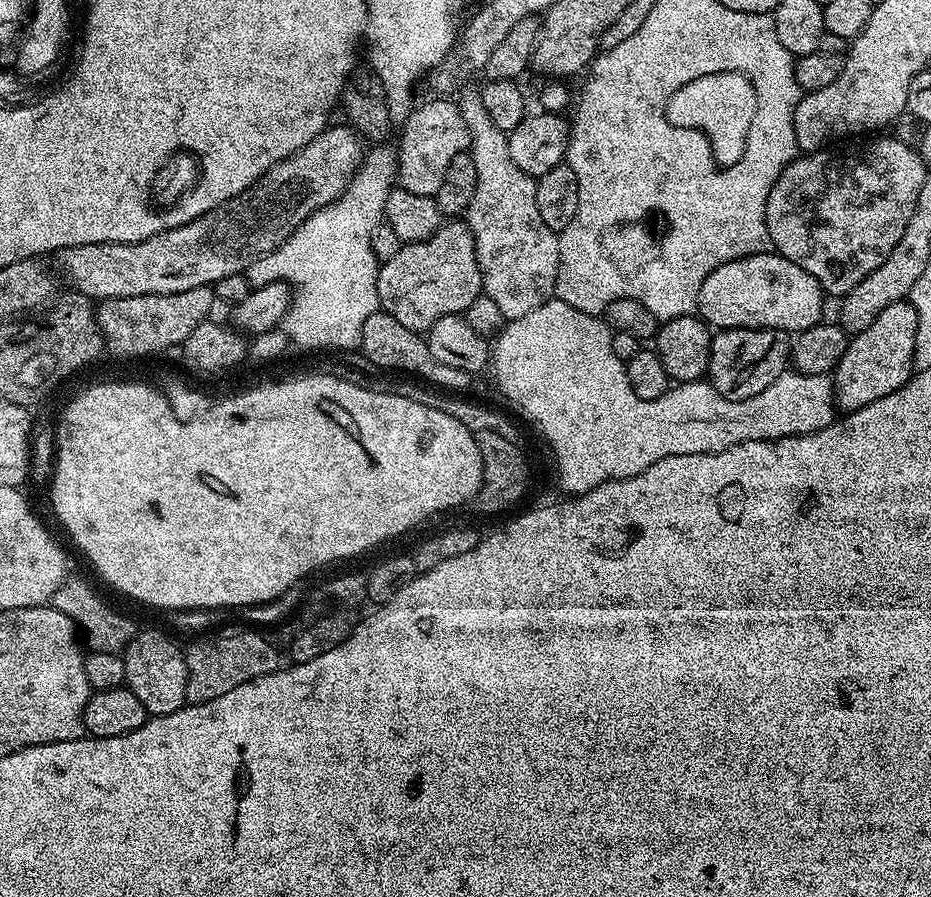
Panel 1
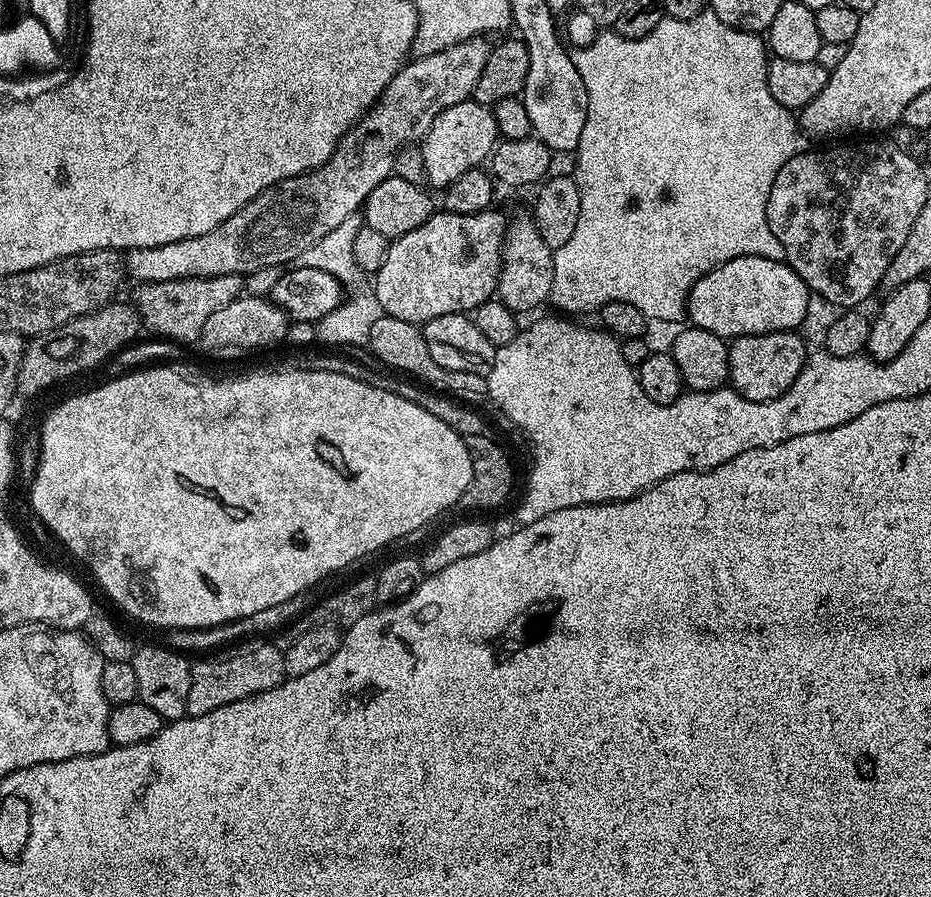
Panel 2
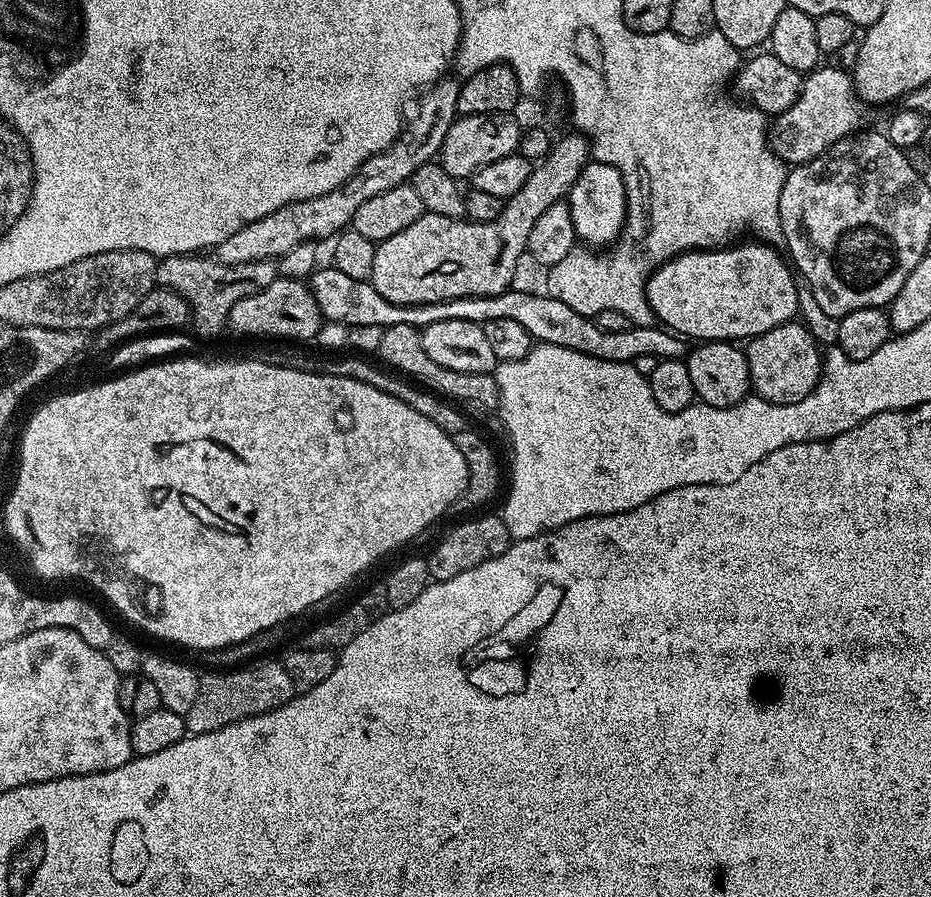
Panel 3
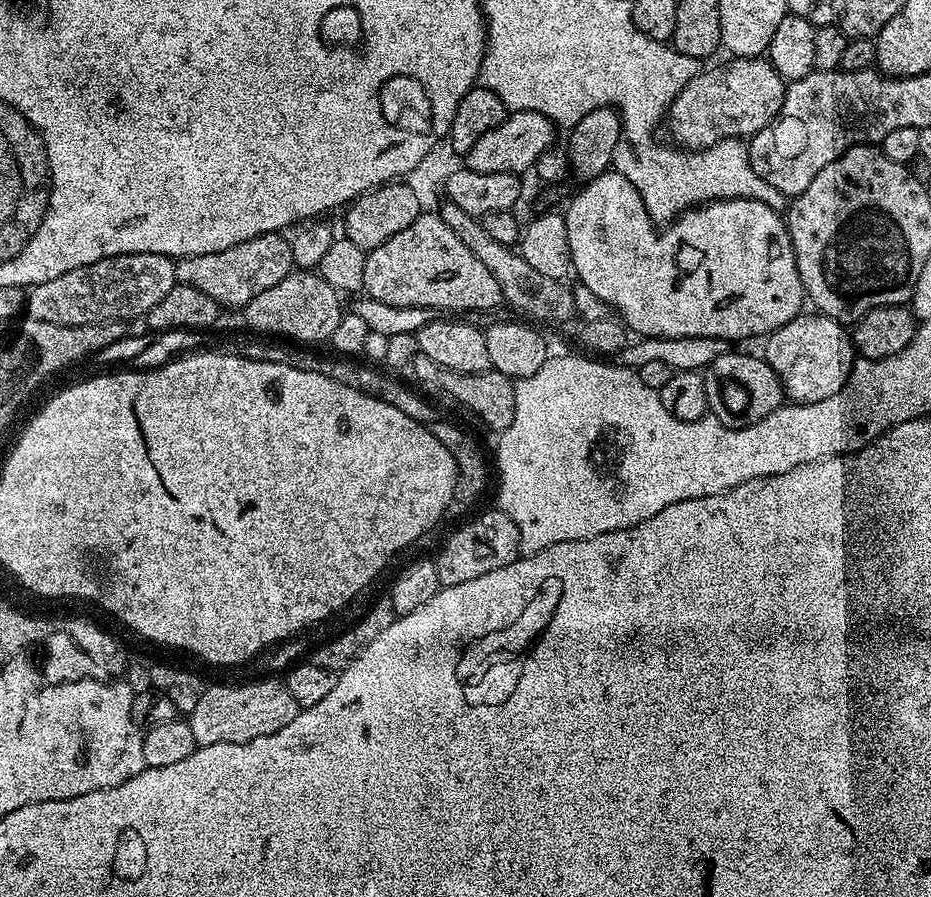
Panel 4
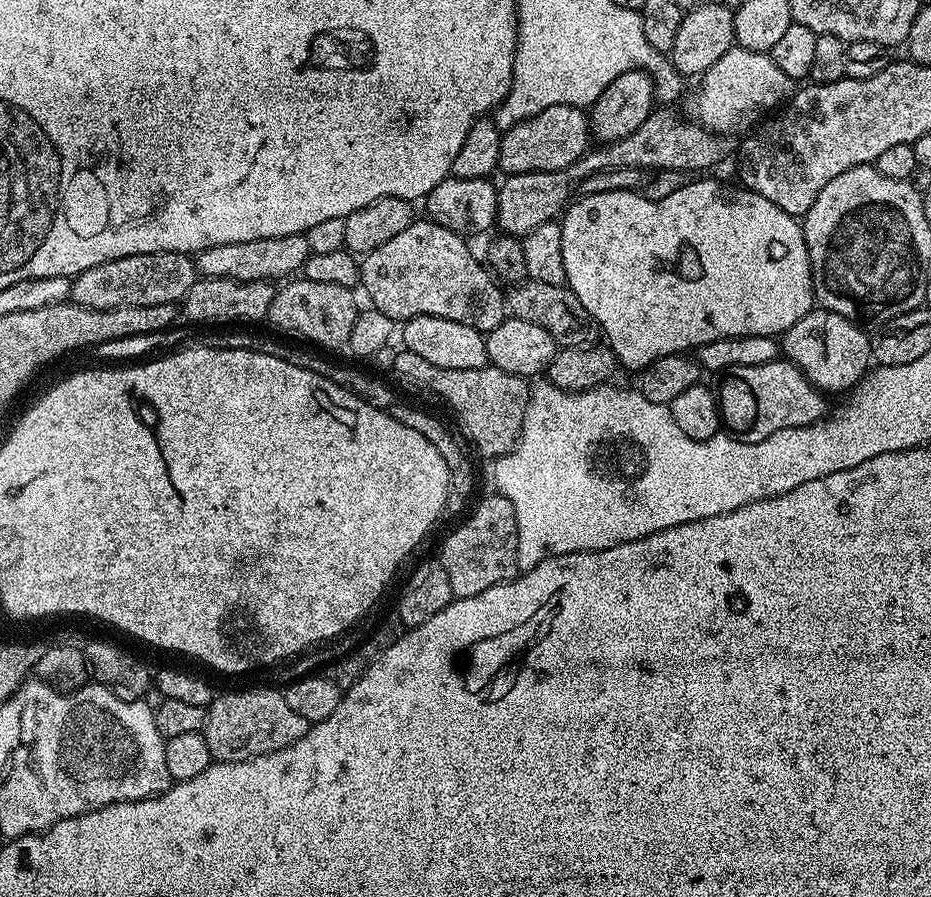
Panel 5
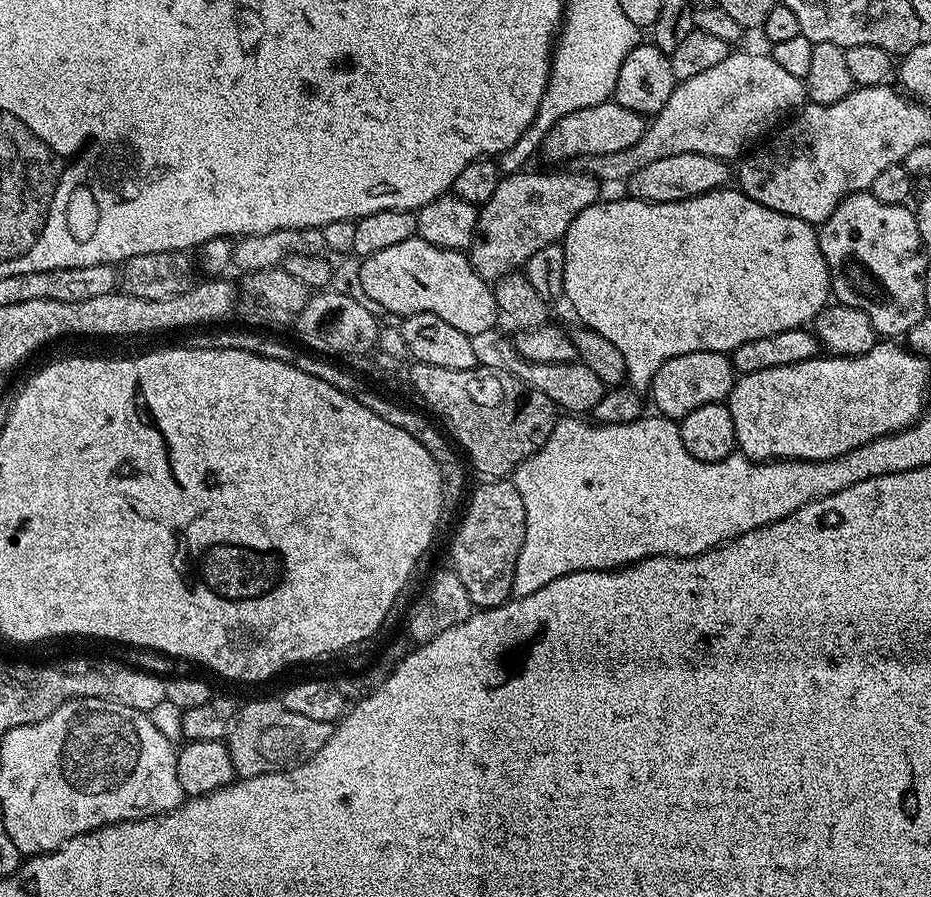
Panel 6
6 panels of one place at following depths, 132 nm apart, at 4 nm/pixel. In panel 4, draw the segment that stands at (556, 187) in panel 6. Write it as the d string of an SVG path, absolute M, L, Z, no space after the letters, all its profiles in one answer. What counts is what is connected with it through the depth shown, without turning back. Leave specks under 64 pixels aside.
M732 58L721 68L712 68L709 72L697 71L696 77L674 98L674 102L666 113L666 128L672 135L671 143L685 150L699 150L714 146L720 140L731 140L733 138L751 138L762 131L774 117L780 115L782 102L784 101L784 89L786 82L774 70L774 66L767 58L753 58L741 60Z

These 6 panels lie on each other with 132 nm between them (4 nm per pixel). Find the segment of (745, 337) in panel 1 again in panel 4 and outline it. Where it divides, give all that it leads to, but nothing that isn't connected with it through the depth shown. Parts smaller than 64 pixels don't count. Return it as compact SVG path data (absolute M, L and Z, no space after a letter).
M819 314L795 316L786 326L769 332L763 341L762 359L780 379L785 397L793 404L822 402L830 394L838 394L852 373L858 353L849 329L839 320Z

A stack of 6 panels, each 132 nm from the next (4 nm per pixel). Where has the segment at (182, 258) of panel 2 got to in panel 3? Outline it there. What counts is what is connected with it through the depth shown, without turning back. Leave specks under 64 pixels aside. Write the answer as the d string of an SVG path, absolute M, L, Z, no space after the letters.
M441 78L423 93L424 101L420 104L420 117L416 120L416 129L412 132L412 140L401 138L386 152L374 154L352 175L341 188L330 190L330 194L322 194L318 198L310 198L302 202L294 202L290 206L282 206L282 210L274 210L274 214L266 214L266 218L258 218L258 222L250 222L238 230L238 234L230 234L214 249L215 259L223 264L241 264L255 260L272 260L286 254L286 250L294 250L302 242L327 241L345 231L354 218L354 210L374 198L374 194L382 194L382 190L394 190L394 186L411 181L414 170L418 166L429 163L439 153L442 142L450 130L450 126L458 118L458 94L461 81Z

